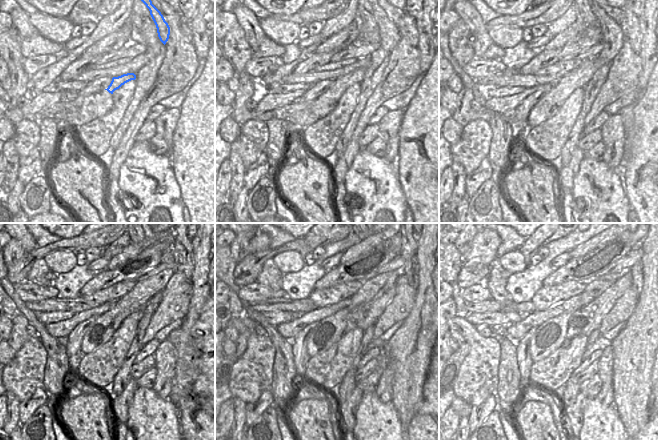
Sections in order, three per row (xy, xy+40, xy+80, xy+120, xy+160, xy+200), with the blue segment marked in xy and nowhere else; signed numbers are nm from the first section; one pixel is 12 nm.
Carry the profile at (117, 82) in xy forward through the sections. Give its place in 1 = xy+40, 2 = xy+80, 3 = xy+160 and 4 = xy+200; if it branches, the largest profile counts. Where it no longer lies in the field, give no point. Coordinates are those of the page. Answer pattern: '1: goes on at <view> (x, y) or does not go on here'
1: goes on at xy+40 (331, 97)
2: goes on at xy+80 (612, 36)
3: goes on at xy+160 (328, 331)
4: goes on at xy+200 (549, 336)

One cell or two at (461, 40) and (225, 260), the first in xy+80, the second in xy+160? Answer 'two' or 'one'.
two

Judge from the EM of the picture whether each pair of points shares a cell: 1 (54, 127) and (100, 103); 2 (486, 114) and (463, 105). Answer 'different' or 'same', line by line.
1: different
2: same

